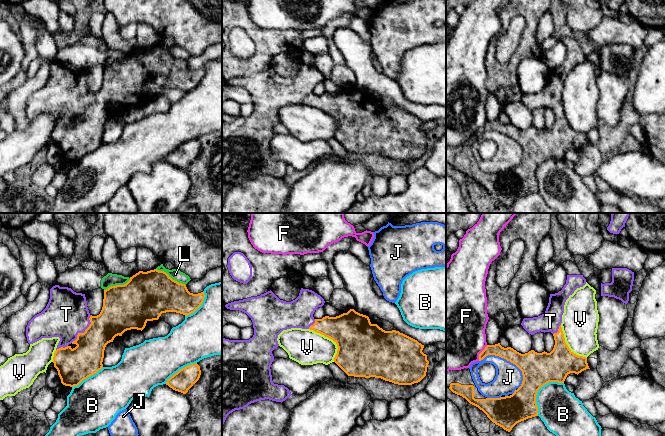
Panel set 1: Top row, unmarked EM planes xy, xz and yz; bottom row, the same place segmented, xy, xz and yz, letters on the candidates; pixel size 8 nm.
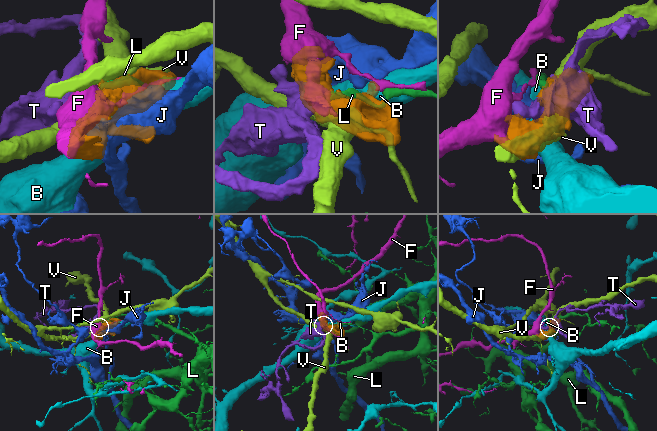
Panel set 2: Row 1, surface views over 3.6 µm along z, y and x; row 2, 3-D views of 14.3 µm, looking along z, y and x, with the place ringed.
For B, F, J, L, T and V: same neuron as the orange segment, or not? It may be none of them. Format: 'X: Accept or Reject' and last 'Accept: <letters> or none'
B: Reject
F: Reject
J: Reject
L: Reject
T: Accept
V: Reject
Accept: T

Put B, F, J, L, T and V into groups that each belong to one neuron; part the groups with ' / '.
B / F / J / L / T / V

